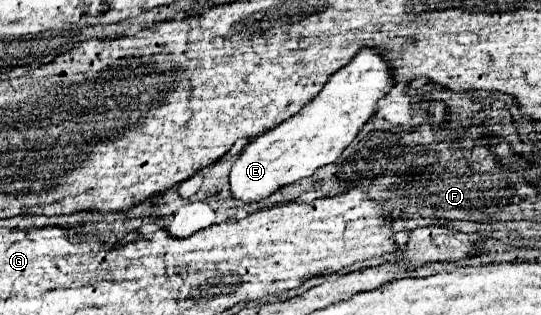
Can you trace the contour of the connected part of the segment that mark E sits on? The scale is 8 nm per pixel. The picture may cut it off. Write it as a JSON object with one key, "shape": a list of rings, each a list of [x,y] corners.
{"shape":[[[361,49],[297,115],[249,141],[229,173],[231,195],[243,203],[257,203],[285,185],[311,177],[319,167],[335,163],[357,137],[359,129],[373,117],[377,101],[385,97],[391,87],[393,77],[385,59],[377,55],[377,49]]]}

